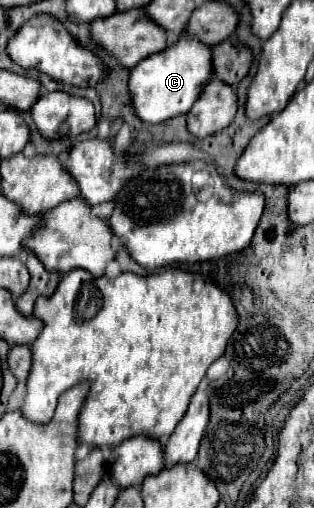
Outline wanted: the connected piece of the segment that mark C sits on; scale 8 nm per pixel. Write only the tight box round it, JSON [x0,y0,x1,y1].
[129,35,213,123]

